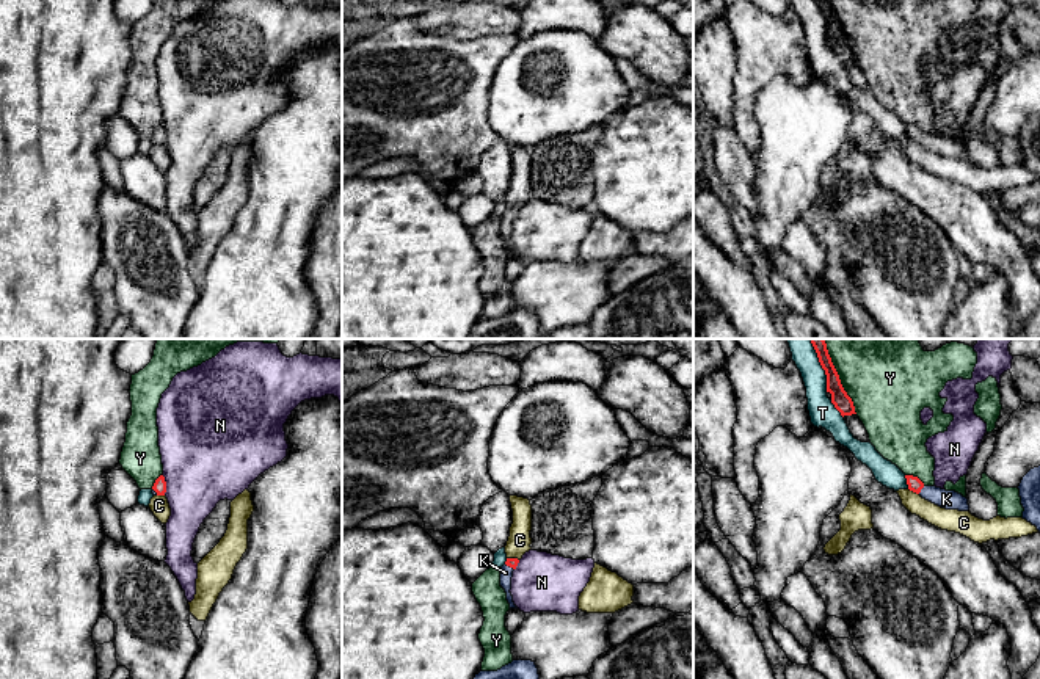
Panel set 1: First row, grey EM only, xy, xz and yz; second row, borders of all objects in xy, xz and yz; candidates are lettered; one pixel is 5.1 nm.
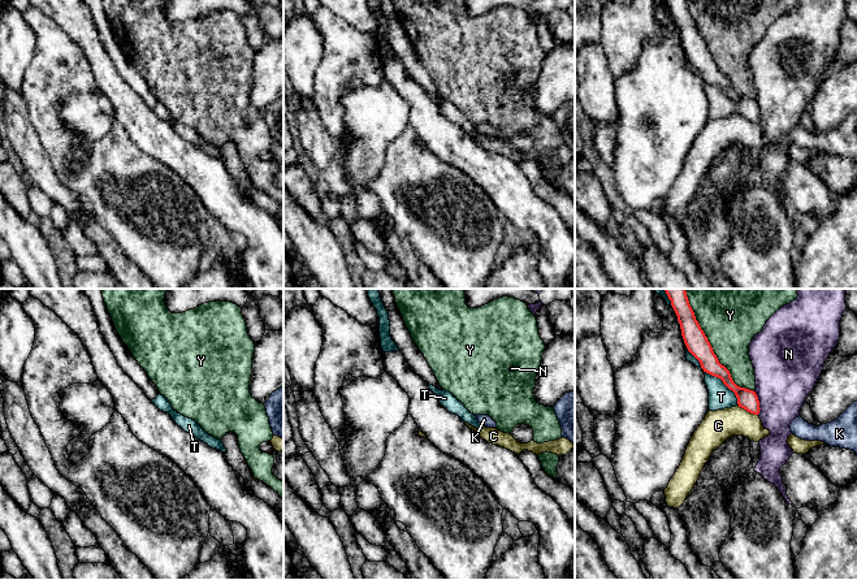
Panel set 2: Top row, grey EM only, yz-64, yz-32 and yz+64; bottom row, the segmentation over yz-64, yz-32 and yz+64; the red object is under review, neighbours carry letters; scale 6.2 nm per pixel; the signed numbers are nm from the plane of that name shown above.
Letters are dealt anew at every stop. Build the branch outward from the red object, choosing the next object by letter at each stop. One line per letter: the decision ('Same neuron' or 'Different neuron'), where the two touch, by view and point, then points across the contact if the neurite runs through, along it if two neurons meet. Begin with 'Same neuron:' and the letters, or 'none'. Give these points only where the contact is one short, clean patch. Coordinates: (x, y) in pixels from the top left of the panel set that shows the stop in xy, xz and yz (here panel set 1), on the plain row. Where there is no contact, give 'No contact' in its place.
Same neuron: K
C: Different neuron. Touches red at yz (913, 140). Boundary: yz (909, 137), (918, 143)
K: Same neuron. Touches red at yz (921, 137). Path across: yz (915, 134), (921, 137), (946, 148)
N: Different neuron. Touches red at xy (165, 134). Boundary: xy (162, 123), (165, 143)
T: Different neuron. Touches red at yz (825, 21)
Y: Different neuron. Touches red at yz (840, 32)

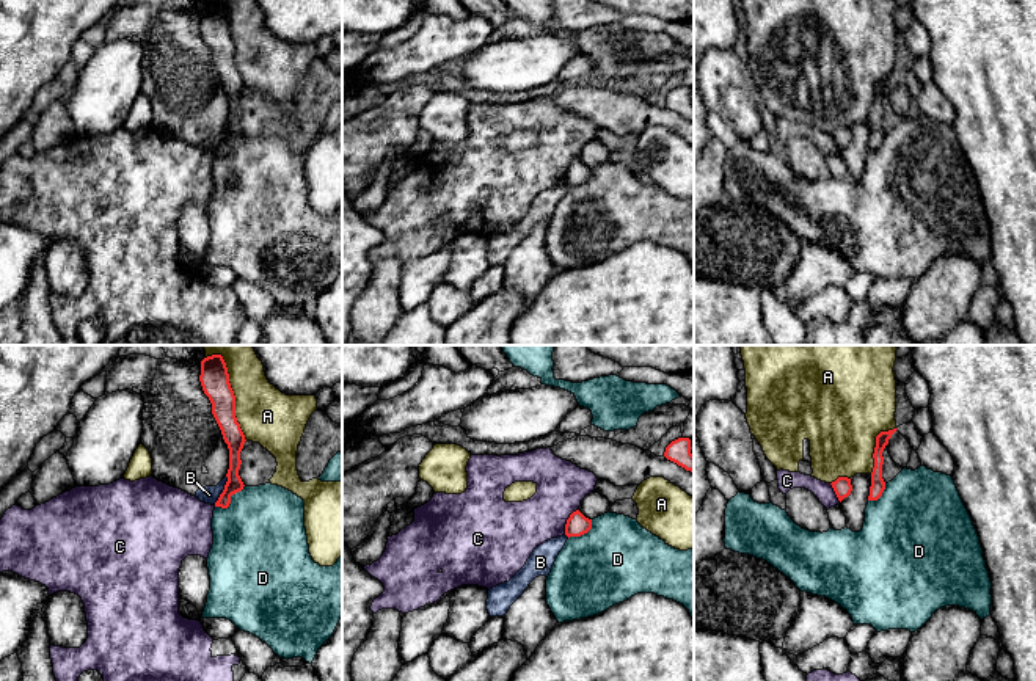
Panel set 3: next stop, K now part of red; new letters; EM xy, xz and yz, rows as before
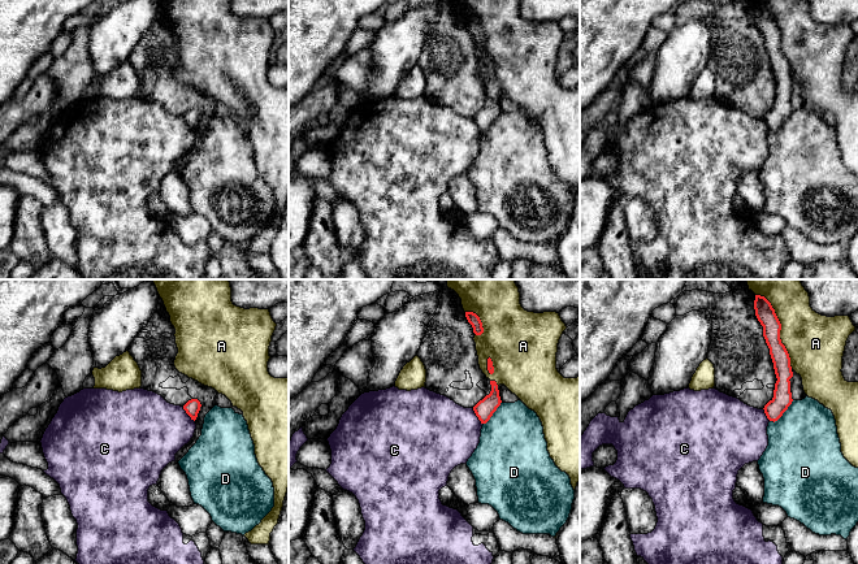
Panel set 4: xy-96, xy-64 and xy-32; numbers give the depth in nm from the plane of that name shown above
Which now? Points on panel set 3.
Same neuron: none
A: Different neuron. Touches red at xy (233, 40)
B: Different neuron. Touches red at xy (223, 138). Boundary: xy (226, 124), (223, 140), (214, 152)
C: Different neuron. Touches red at xz (567, 170)
D: Different neuron. Touches red at xy (229, 149)

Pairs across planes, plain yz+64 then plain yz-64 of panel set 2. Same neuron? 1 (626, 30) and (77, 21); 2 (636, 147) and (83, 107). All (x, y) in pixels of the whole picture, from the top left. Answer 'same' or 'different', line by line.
1: different
2: same

